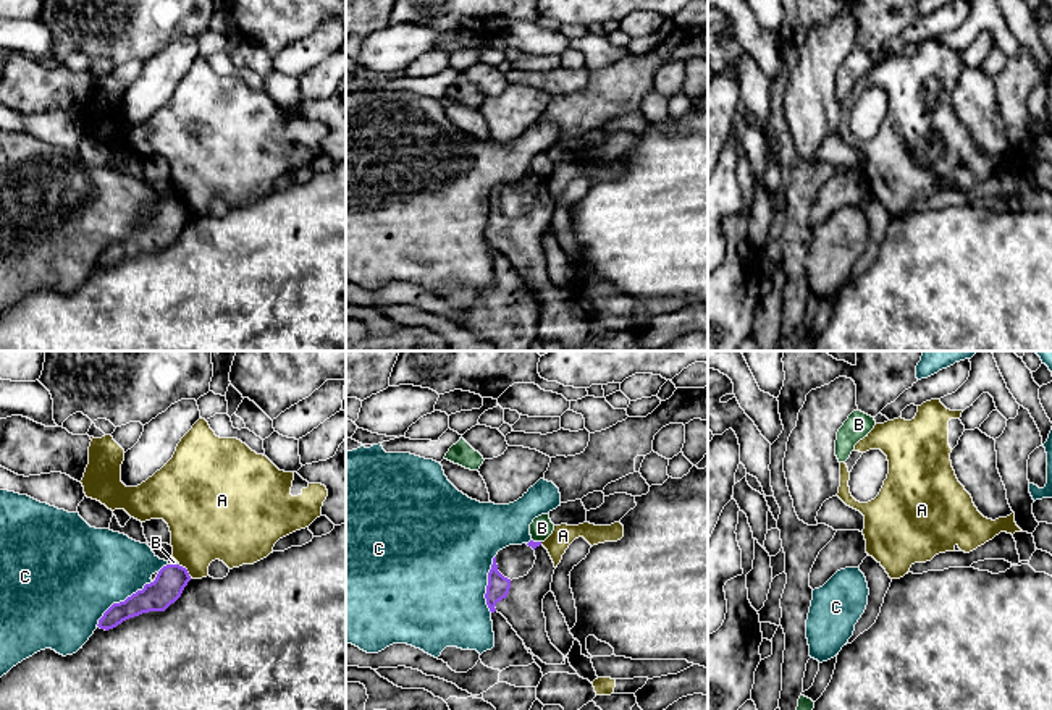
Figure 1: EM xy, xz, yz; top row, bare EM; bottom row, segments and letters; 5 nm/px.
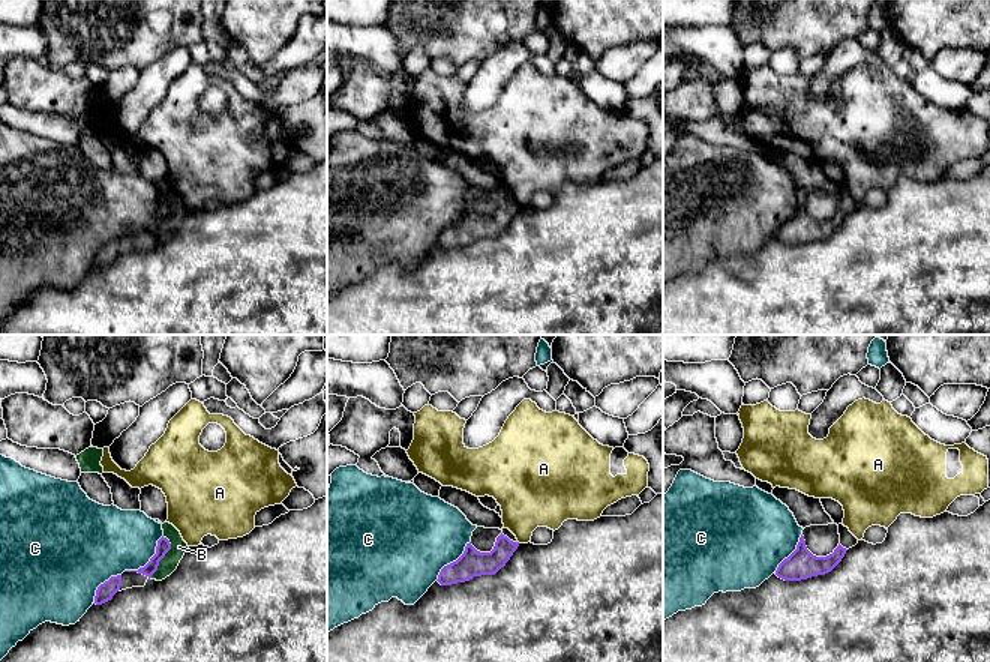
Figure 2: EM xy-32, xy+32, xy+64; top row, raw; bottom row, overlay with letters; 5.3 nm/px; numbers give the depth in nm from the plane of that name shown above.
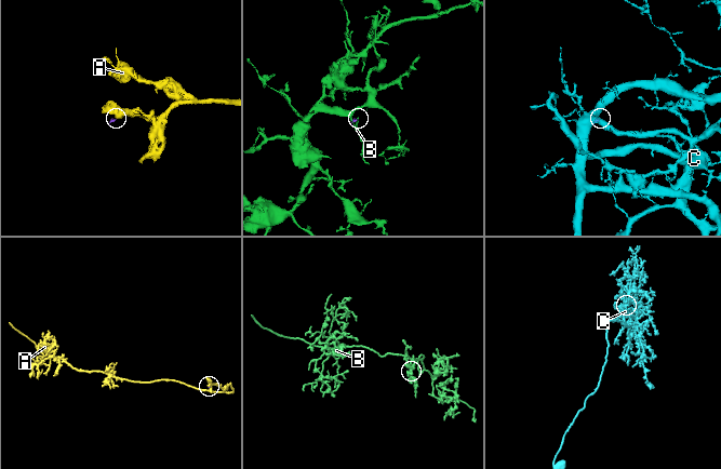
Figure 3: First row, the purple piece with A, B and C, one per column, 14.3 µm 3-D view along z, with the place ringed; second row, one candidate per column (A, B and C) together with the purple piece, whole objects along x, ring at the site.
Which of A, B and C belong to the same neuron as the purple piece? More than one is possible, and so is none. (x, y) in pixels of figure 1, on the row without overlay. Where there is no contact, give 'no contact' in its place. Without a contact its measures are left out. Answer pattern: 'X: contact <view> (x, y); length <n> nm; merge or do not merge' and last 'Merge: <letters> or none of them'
A: contact xy (186, 207); length 90 nm; do not merge
B: contact xz (537, 180); length 50 nm; do not merge
C: contact xy (125, 238); length 360 nm; do not merge
Merge: none of them

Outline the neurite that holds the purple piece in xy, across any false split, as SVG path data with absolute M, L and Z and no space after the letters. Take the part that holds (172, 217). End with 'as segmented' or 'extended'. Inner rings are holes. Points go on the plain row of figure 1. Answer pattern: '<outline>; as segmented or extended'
M166 202L158 209L154 220L145 222L142 228L137 228L124 239L113 241L97 264L108 268L142 251L165 249L181 235L189 218L191 213L186 205Z; as segmented

